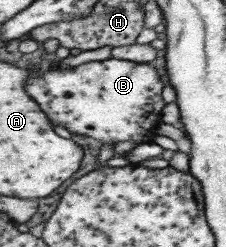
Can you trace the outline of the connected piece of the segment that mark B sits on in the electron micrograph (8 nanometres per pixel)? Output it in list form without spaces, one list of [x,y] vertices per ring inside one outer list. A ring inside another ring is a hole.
[[[111,57],[42,75],[35,74],[36,67],[28,71],[31,71],[28,93],[44,105],[46,113],[52,113],[56,125],[66,125],[76,134],[94,137],[104,144],[123,141],[143,144],[153,138],[156,125],[162,121],[166,107],[162,97],[164,80],[159,69],[148,63]]]

